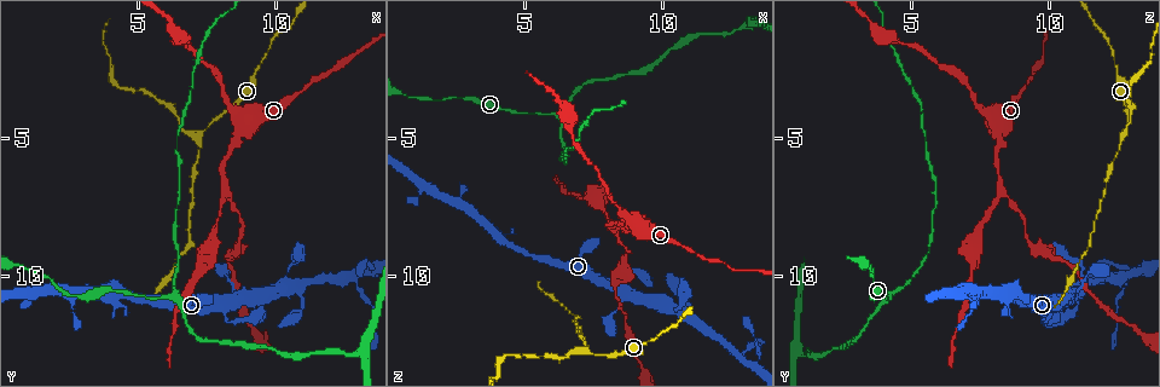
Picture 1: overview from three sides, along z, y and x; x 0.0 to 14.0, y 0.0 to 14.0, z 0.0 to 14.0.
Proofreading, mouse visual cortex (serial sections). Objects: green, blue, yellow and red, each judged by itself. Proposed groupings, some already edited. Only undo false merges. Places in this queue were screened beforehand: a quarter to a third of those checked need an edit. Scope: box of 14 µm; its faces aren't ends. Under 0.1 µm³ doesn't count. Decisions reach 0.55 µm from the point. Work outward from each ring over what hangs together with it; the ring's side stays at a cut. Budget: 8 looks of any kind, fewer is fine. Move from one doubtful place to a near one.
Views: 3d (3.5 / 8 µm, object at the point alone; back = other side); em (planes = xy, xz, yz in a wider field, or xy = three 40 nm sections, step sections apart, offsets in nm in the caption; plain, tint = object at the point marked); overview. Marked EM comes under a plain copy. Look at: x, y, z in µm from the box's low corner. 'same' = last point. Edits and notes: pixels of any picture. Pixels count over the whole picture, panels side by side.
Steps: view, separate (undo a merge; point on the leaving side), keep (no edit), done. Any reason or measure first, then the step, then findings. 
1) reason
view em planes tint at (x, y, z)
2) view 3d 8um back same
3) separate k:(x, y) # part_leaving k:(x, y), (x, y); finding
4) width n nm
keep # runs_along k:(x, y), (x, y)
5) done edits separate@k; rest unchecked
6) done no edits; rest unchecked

thin neck
view 3d 3.5um at (2.5, 10.8, 3.7)

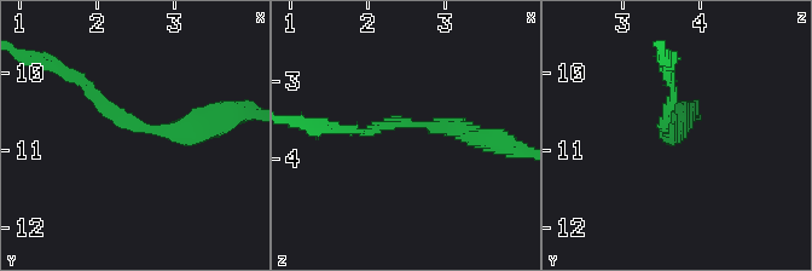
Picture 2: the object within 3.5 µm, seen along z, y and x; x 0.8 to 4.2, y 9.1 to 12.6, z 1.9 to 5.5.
need the tissue
view em planes tint at (2.60, 10.70, 3.60)

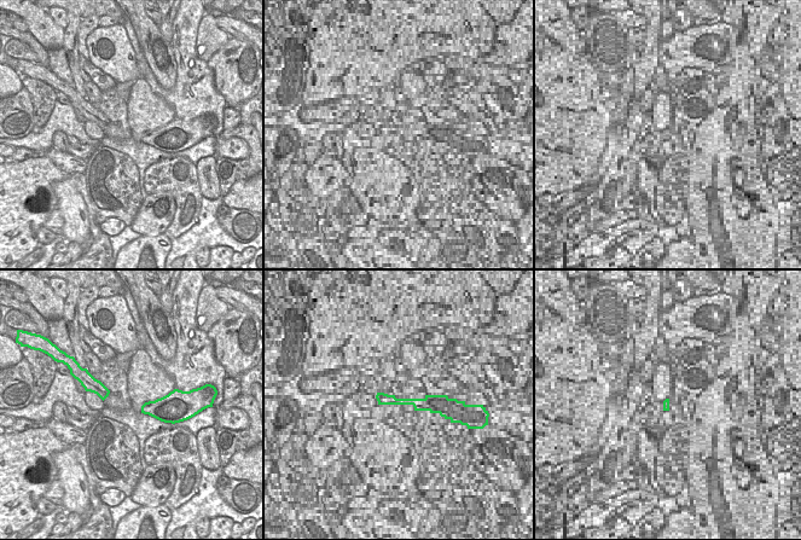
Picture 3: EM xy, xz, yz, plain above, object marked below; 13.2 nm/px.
arm_widths 150, 300 nm
keep # runs_along 2:(230, 115), (144, 130), (81, 81); continuous, no second cell

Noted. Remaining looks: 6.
view 3d 3.5um at (6.3, 10.7, 4.2)

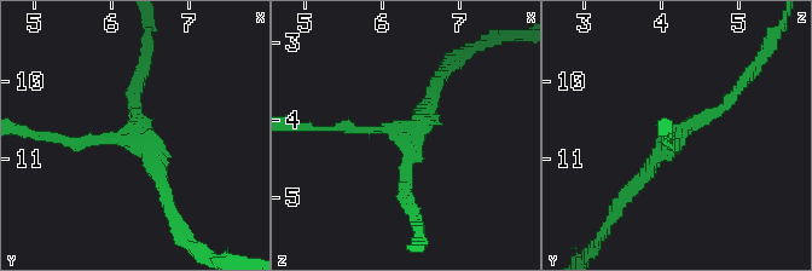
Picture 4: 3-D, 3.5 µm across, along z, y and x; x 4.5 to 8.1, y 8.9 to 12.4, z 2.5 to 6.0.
view em xy step 2 tint at (6.25, 10.75, 4.20)

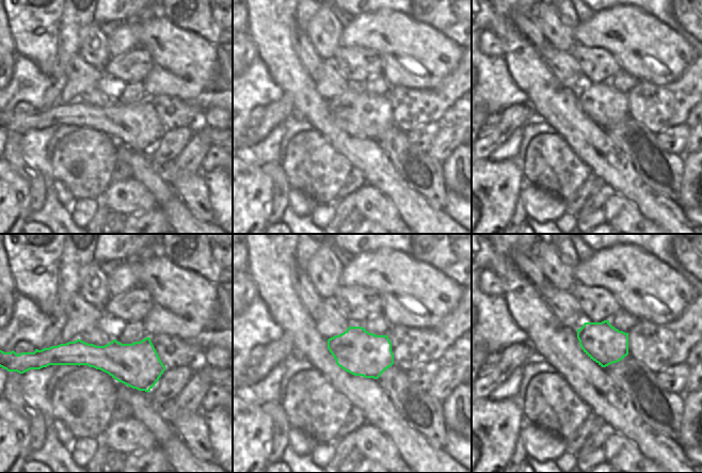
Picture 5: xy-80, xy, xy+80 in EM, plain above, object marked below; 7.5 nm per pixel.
arm_widths 100, 150, 200 nm
keep # runs_along 4:(51, 137), (146, 144), (166, 189); continuous, no second cell

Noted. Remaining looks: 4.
three-way junction
view 3d 3.5um at (8.2, 6.9, 8.3)

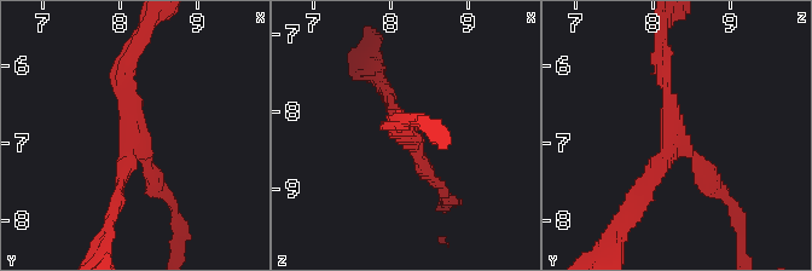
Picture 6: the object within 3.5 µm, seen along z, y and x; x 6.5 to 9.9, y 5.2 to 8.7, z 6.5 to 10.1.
arms 3; arm_widths 200, 200, 200 nm
view em planes tint at (8.15, 6.90, 8.25)

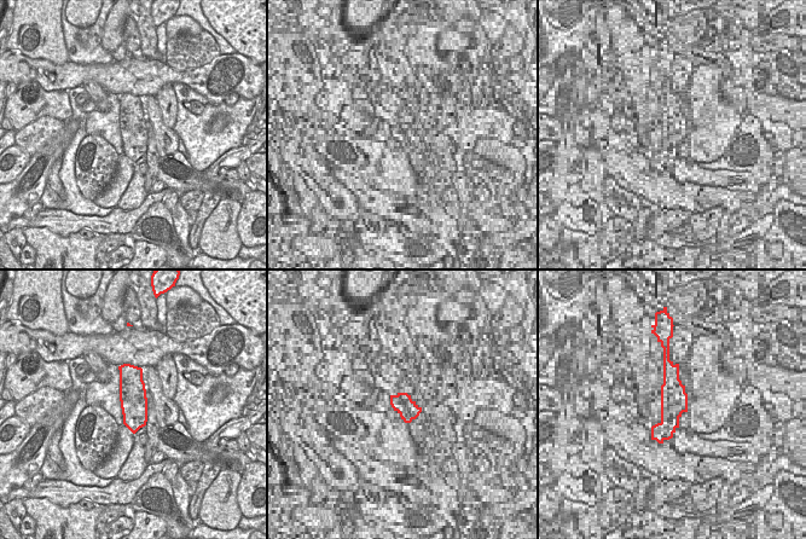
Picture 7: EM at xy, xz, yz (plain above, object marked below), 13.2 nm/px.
width 360 nm
keep # runs_along 6:(661, 56), (673, 134), (633, 205); one cell here

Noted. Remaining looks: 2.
done no edits; rest unchecked

